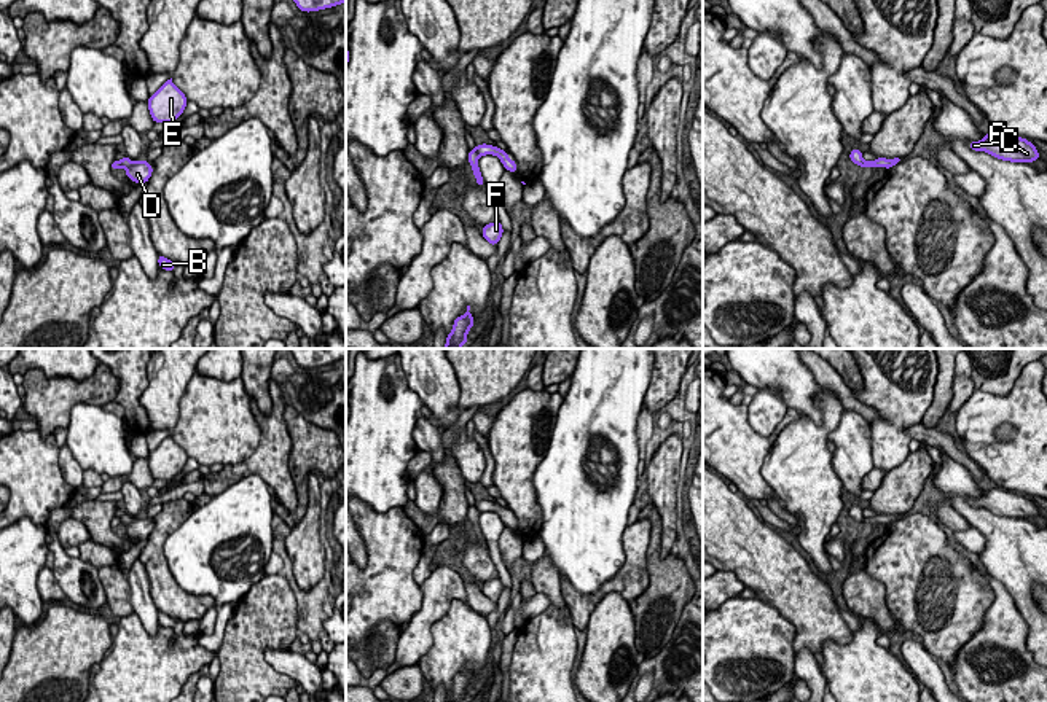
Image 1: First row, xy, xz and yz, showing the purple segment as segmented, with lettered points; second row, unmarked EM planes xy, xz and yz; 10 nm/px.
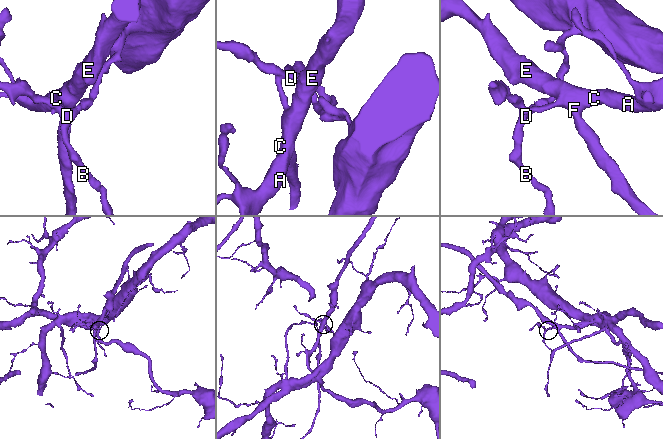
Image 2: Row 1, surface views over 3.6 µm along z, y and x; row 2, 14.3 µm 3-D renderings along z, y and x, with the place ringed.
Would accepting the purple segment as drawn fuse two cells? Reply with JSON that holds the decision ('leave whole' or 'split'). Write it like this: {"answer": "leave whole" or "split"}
{"answer": "split"}

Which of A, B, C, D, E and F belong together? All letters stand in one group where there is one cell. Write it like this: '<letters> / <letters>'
A C E F / B D

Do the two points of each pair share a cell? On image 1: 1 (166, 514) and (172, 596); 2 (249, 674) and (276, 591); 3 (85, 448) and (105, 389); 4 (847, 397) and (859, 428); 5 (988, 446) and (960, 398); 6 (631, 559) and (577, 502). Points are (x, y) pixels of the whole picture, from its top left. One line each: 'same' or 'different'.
1: same
2: same
3: different
4: different
5: different
6: different

